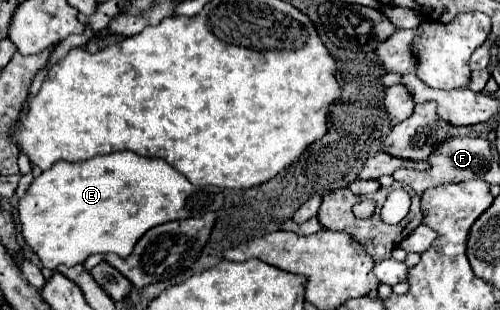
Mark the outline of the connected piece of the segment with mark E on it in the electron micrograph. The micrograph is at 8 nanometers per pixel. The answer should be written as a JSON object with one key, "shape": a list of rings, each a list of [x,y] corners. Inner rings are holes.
{"shape":[[[120,151],[112,155],[102,155],[82,163],[58,161],[40,177],[36,177],[18,203],[22,235],[26,243],[38,253],[46,269],[56,269],[58,265],[78,265],[84,263],[94,253],[116,253],[126,257],[132,253],[136,241],[154,225],[162,225],[176,219],[202,217],[208,211],[218,211],[224,205],[222,189],[214,185],[196,187],[182,173],[170,167],[164,159],[142,157],[130,151]]]}

